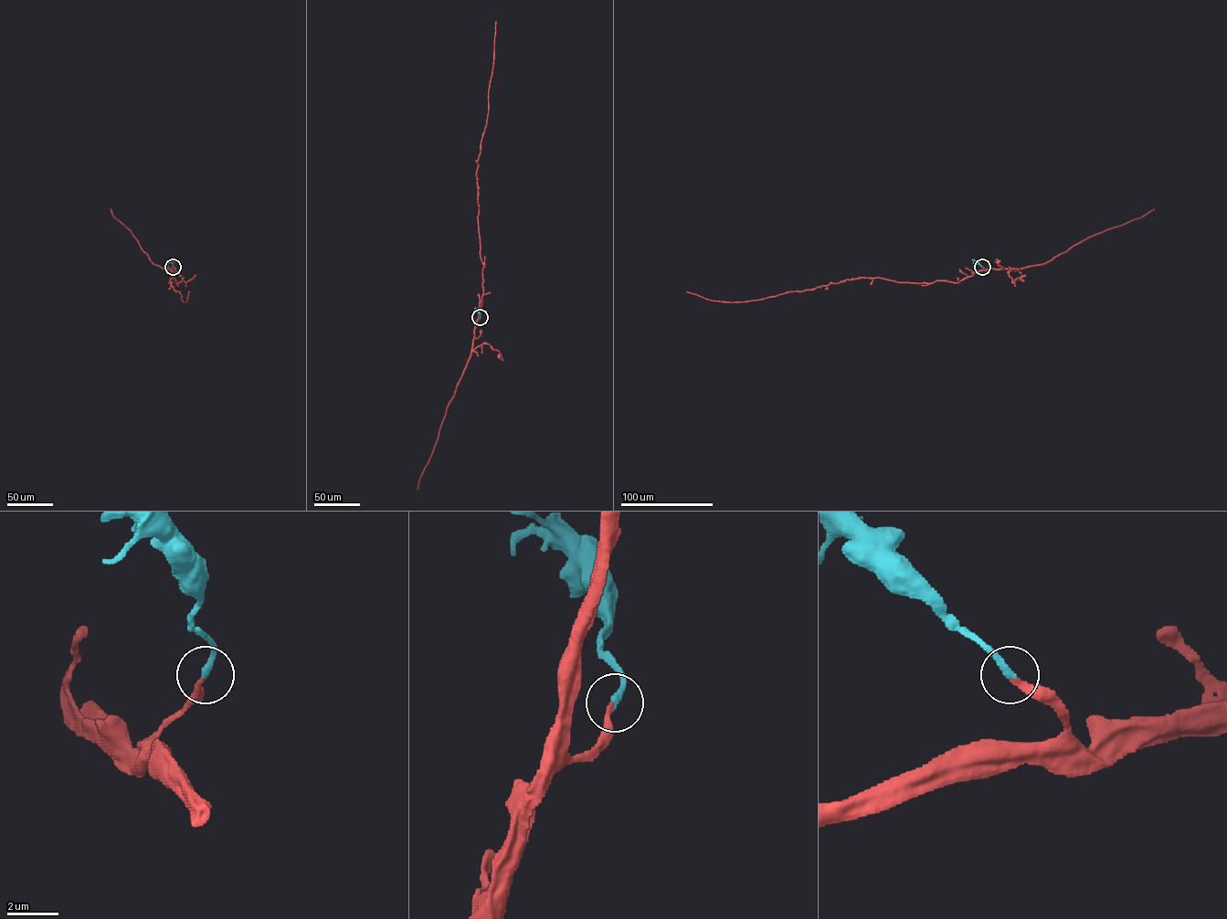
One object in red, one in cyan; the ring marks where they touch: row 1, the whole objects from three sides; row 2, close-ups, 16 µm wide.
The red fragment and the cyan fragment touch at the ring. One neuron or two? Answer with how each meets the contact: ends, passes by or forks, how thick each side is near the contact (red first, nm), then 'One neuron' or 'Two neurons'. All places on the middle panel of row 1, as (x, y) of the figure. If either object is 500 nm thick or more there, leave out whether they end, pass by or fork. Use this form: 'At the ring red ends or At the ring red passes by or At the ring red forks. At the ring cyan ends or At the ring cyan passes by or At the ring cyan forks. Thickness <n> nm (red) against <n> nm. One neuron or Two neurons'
At the ring red ends. At the ring cyan ends. Thickness 200 nm (red) against 280 nm. One neuron

